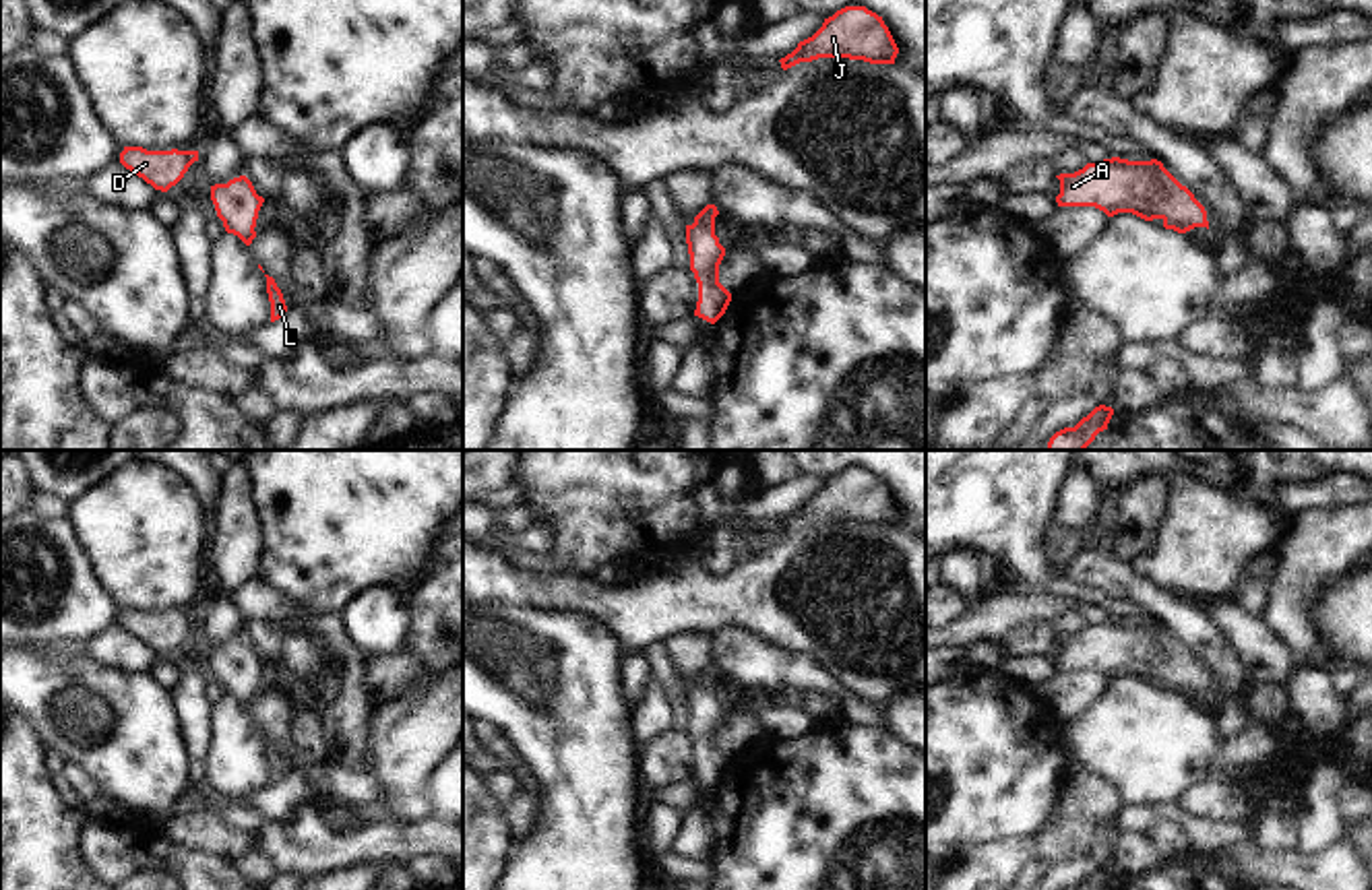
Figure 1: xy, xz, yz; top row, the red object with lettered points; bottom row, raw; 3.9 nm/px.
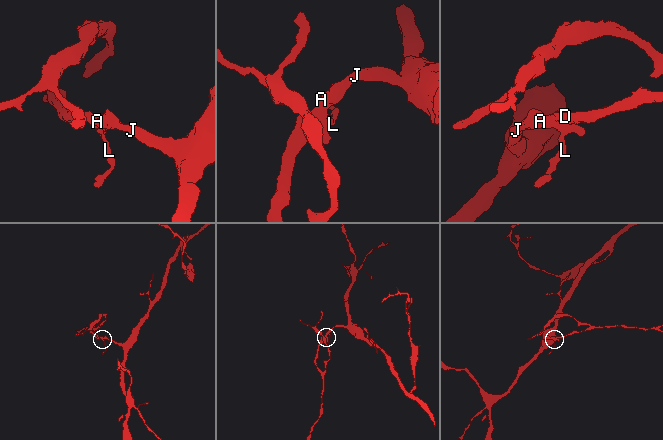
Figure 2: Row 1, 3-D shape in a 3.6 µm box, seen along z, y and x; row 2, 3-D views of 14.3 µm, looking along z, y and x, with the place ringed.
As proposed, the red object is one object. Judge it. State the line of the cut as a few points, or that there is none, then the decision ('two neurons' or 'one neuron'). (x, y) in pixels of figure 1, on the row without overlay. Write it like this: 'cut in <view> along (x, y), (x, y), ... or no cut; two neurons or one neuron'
no cut; one neuron

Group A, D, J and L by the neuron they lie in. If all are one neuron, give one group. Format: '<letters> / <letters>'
A D J L

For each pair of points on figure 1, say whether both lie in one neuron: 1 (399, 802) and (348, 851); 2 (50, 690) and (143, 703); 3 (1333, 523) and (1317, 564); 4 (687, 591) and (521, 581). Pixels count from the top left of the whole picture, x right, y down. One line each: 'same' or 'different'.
1: different
2: same
3: same
4: same

